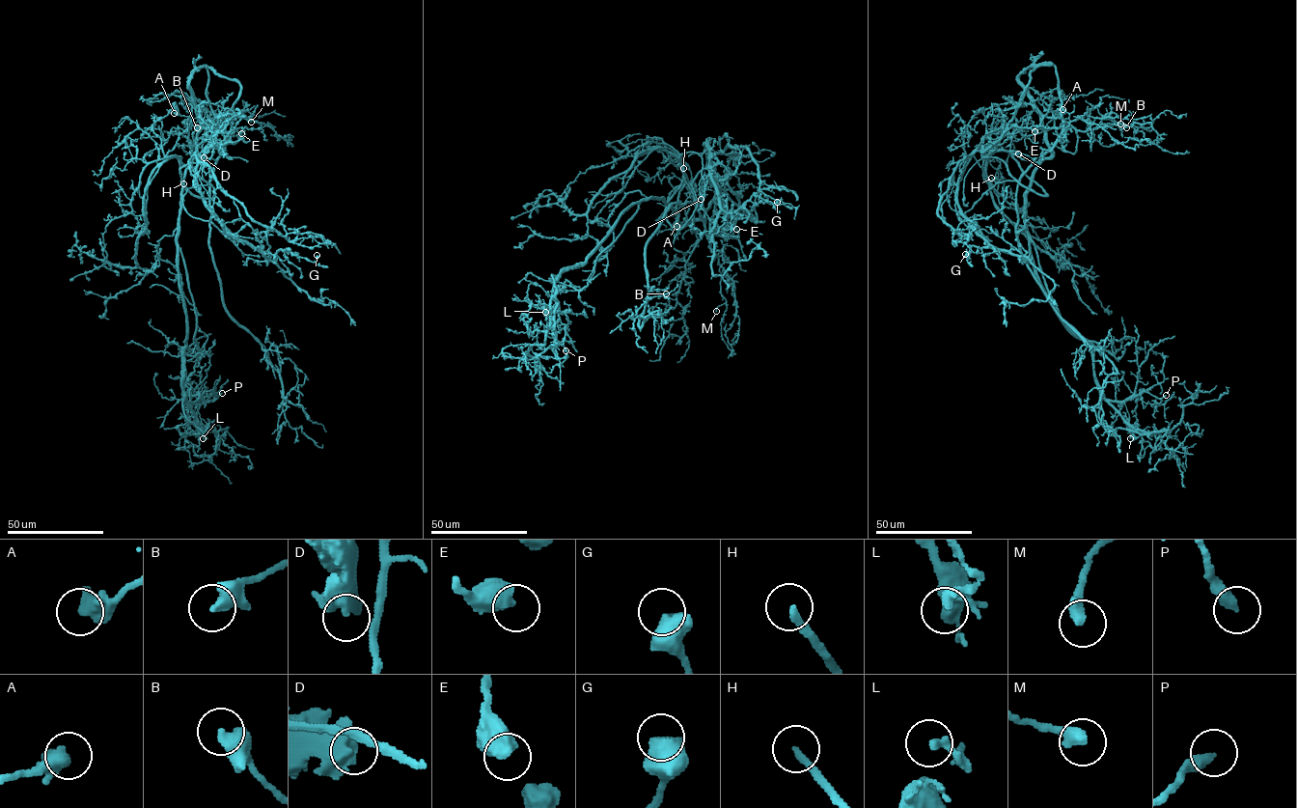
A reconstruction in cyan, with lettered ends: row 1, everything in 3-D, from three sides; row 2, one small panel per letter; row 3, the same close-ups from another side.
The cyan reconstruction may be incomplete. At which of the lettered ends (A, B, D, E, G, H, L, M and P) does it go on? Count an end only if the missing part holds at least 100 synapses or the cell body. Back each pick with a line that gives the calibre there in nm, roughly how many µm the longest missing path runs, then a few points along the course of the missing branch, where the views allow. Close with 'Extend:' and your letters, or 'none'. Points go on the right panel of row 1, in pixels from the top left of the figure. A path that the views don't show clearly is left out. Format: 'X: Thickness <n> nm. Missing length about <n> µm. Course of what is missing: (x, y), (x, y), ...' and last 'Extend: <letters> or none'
Extend: none

